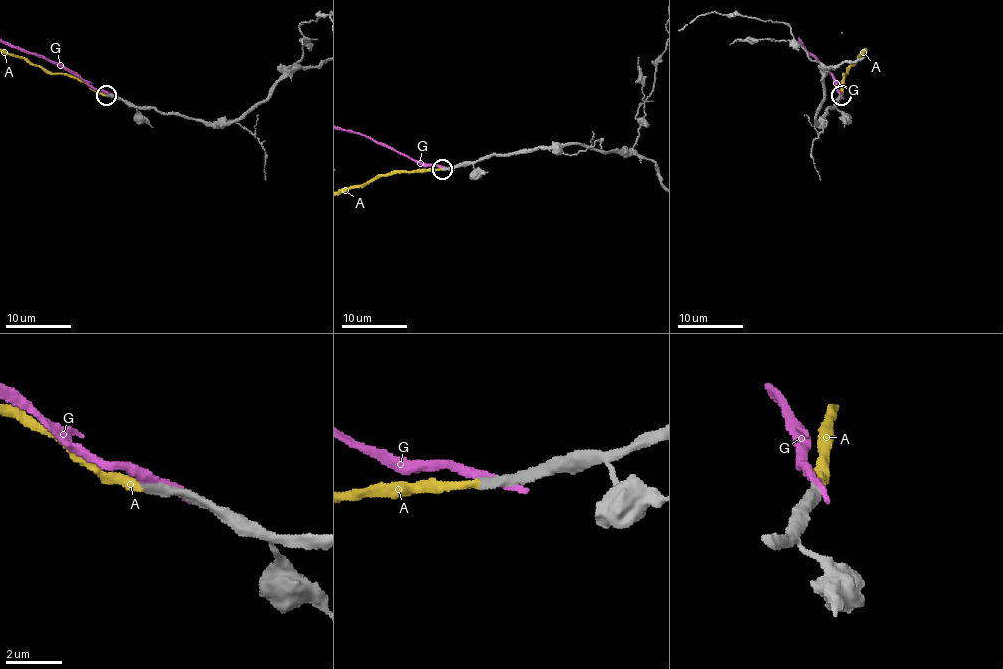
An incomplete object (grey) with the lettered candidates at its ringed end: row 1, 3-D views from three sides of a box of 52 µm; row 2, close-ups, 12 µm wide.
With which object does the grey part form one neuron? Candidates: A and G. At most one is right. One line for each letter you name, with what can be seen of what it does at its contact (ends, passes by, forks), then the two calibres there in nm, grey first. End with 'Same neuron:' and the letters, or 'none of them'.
A: It ends there. Thickness 280 nm (grey) against 320 nm
Same neuron: A

